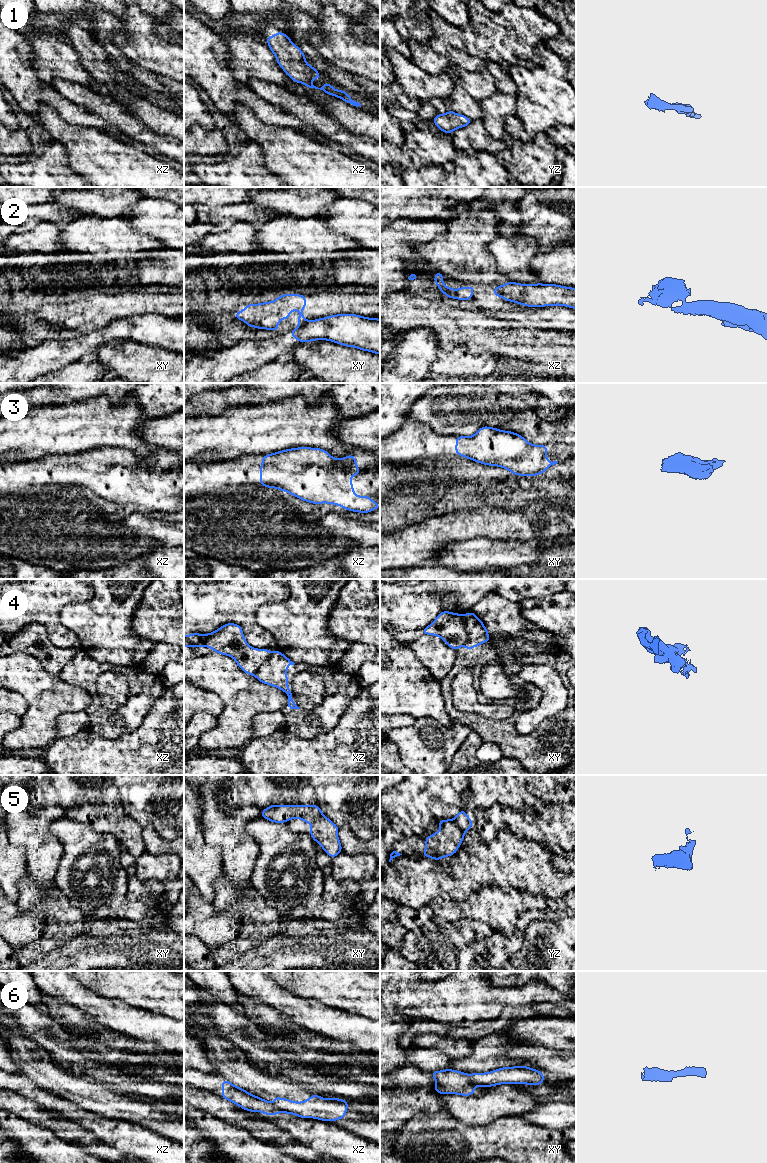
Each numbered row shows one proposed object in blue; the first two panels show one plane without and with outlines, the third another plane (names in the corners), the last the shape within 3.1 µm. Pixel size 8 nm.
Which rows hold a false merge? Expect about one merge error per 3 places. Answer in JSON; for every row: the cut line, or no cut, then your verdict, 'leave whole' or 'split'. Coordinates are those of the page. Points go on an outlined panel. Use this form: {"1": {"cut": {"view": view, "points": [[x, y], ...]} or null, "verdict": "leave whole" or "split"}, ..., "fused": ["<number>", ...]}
{"1": {"cut": null, "verdict": "leave whole"}, "2": {"cut": {"view": "xy", "points": [[306, 322], [298, 327]]}, "verdict": "split"}, "3": {"cut": null, "verdict": "leave whole"}, "4": {"cut": {"view": "xy", "points": [[459, 615], [468, 637], [466, 644]]}, "verdict": "split"}, "5": {"cut": null, "verdict": "leave whole"}, "6": {"cut": {"view": "xy", "points": [[469, 1075], [470, 1081], [475, 1086]]}, "verdict": "split"}, "fused": ["2", "4", "6"]}

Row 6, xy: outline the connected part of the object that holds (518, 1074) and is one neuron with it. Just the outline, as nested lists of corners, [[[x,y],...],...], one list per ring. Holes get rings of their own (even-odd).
[[[527,1066],[503,1067],[486,1073],[470,1074],[475,1086],[490,1087],[500,1084],[541,1085],[544,1074]]]

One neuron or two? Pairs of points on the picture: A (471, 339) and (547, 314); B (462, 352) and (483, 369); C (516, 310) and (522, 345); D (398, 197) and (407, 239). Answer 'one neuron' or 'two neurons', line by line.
A: two neurons
B: one neuron
C: two neurons
D: two neurons

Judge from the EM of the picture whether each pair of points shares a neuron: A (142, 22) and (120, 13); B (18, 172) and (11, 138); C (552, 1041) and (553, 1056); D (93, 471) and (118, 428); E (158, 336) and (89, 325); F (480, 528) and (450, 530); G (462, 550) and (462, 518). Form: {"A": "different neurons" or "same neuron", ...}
{"A": "different neurons", "B": "different neurons", "C": "different neurons", "D": "different neurons", "E": "different neurons", "F": "same neuron", "G": "different neurons"}

